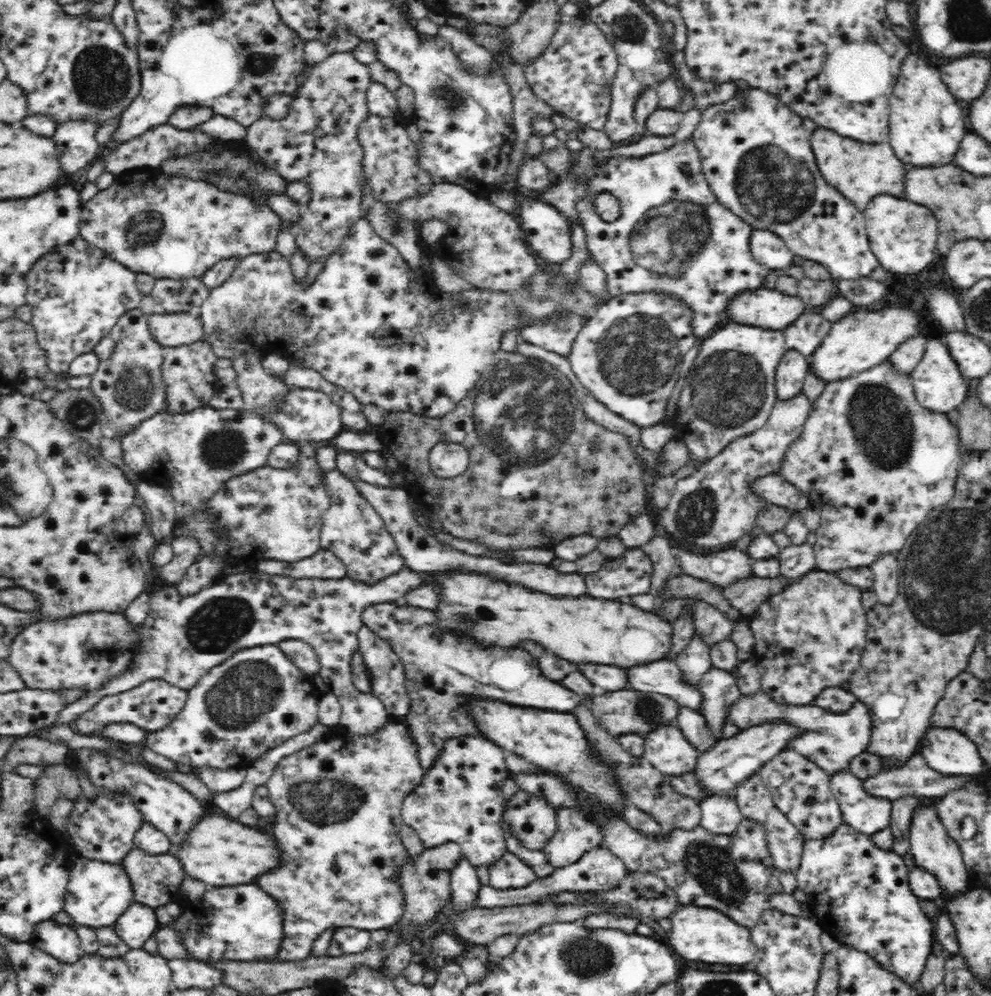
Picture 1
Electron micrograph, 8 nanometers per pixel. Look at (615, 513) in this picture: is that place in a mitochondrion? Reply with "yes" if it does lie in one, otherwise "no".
no

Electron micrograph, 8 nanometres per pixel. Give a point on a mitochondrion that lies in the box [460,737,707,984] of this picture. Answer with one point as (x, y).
(586, 960)

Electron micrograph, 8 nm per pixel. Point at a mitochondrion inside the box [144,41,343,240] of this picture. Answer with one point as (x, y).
(266, 63)

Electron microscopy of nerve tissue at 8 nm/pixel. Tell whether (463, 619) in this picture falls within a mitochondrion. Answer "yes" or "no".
yes

